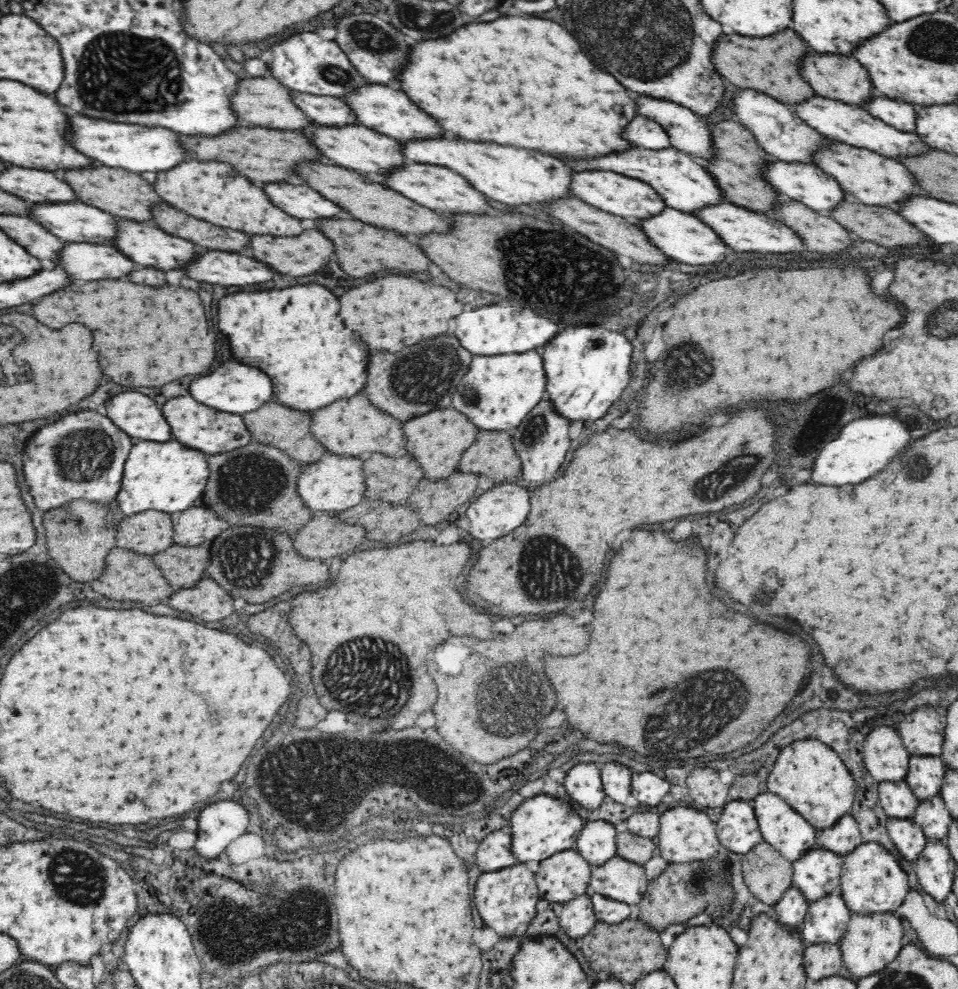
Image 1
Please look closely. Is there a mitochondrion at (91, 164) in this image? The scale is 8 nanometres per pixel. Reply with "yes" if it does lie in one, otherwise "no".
no

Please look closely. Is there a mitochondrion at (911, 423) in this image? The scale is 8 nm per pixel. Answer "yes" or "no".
no

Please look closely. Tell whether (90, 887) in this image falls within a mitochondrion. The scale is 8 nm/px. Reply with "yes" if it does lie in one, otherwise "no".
yes

